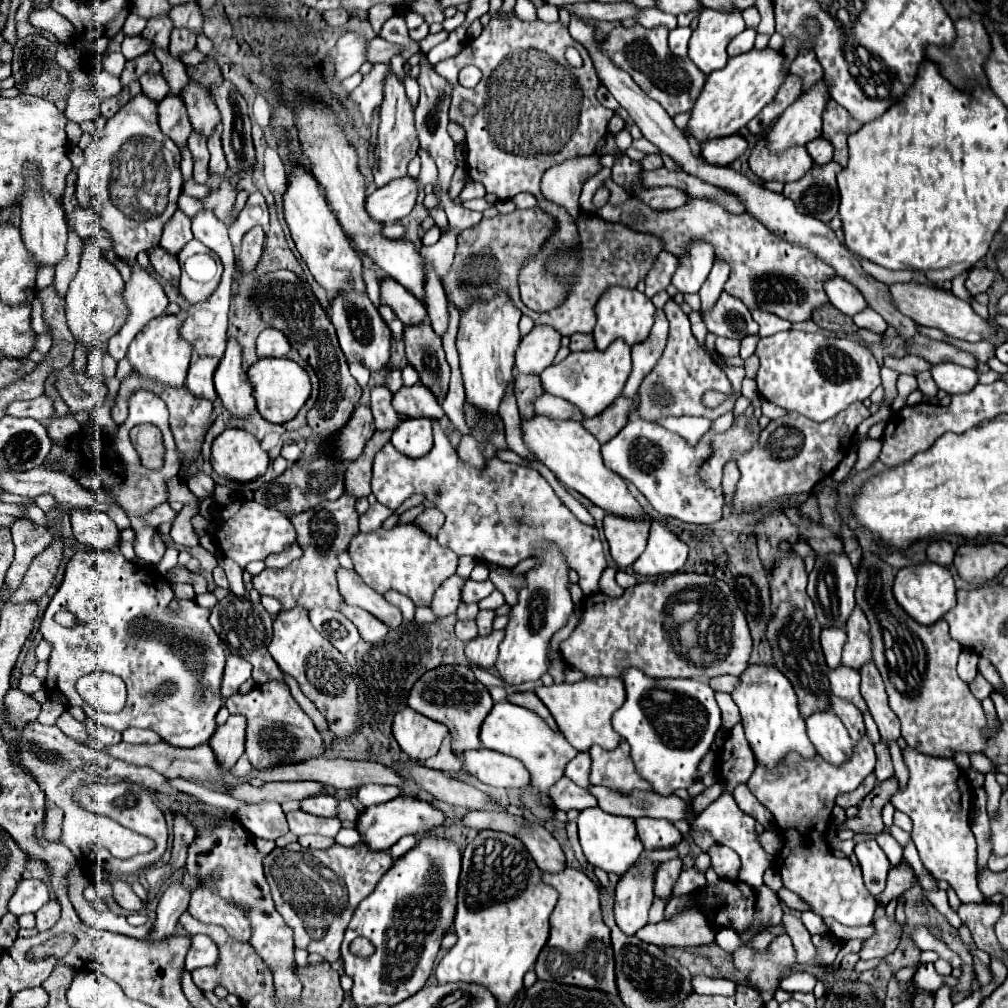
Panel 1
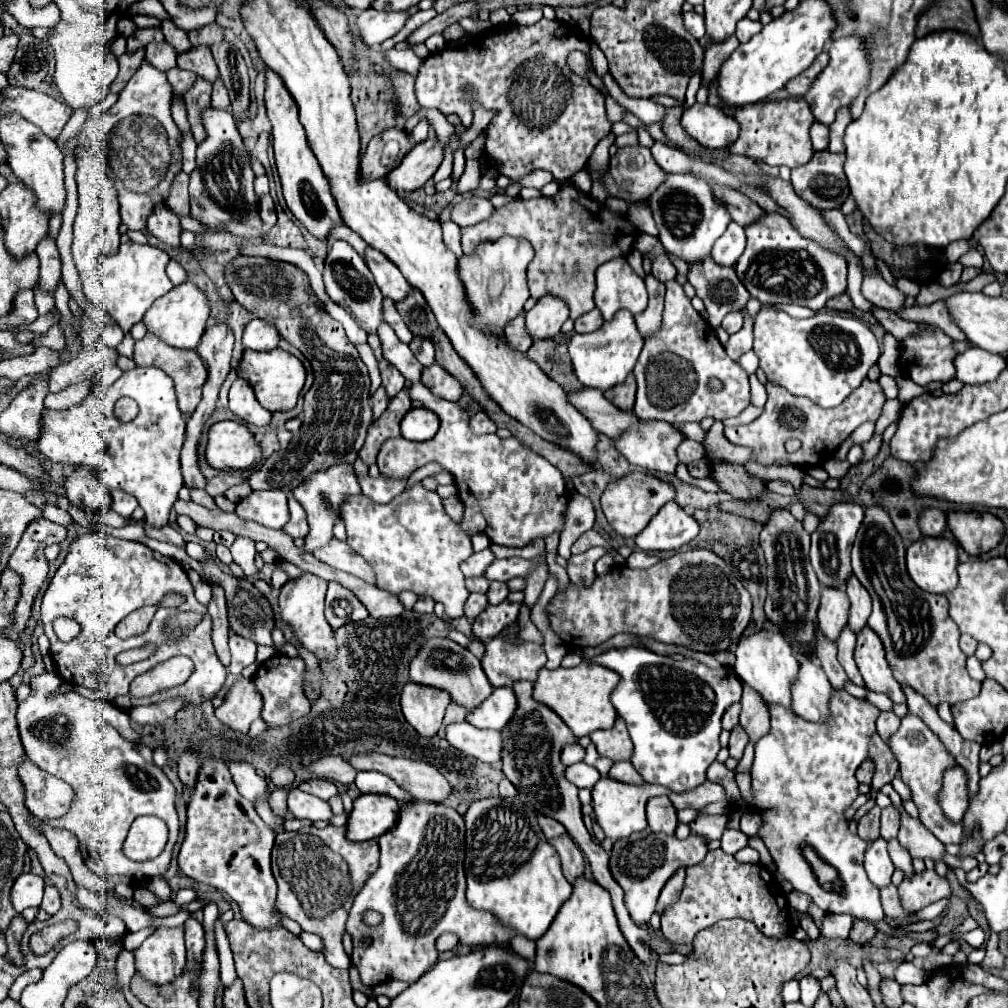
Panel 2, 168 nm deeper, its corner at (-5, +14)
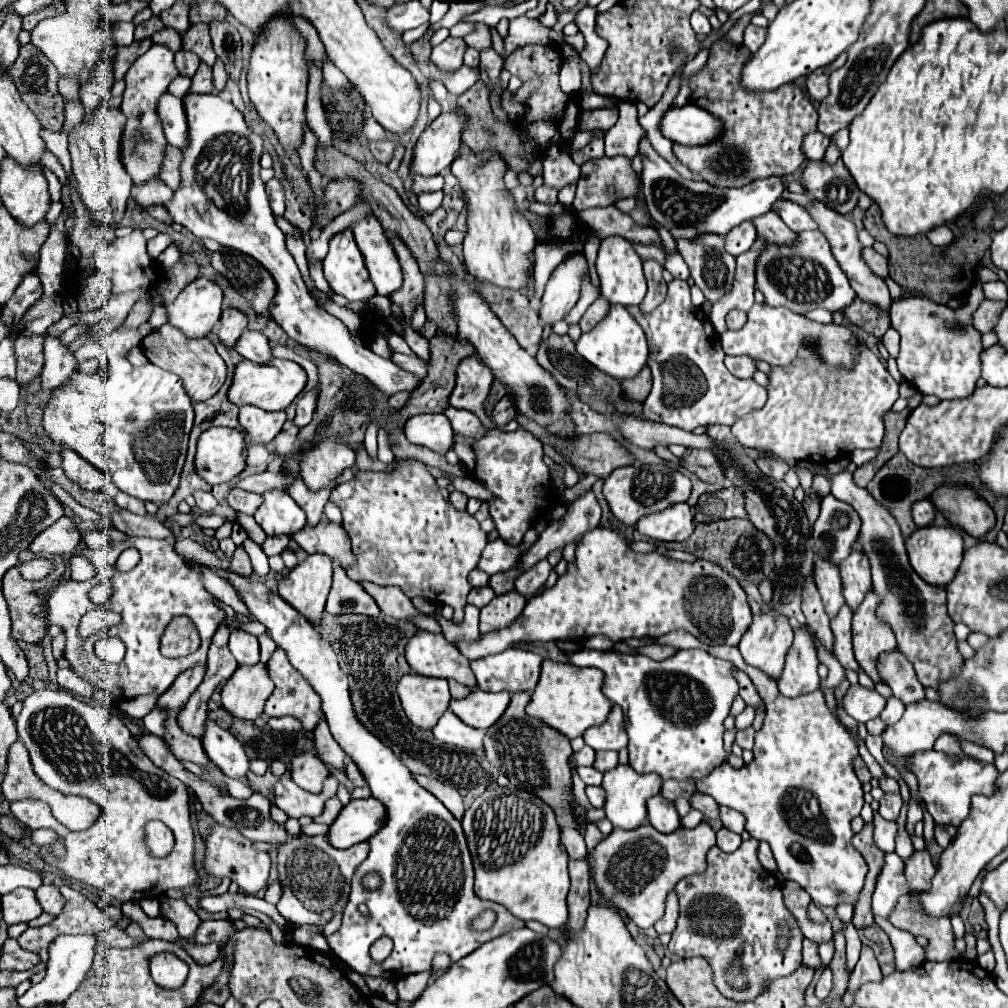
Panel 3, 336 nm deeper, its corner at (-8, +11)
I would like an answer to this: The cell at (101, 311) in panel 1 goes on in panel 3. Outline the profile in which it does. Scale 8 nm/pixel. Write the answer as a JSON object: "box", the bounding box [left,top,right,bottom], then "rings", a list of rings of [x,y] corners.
{"box":[68,98,132,224],"rings":[[[108,98],[100,102],[96,114],[90,120],[82,120],[68,134],[72,170],[78,182],[78,194],[90,218],[96,224],[118,222],[124,214],[126,200],[130,196],[132,178],[120,160],[120,138],[124,132],[124,124],[126,124],[126,116],[120,112],[120,108],[112,106]]]}

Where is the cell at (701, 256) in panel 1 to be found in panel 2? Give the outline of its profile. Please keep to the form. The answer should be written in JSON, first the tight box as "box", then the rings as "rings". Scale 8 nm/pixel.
{"box":[649,175,731,265],"rings":[[[669,175],[667,185],[661,185],[649,199],[653,219],[659,227],[659,239],[667,253],[693,265],[711,255],[715,241],[725,233],[731,217],[711,193],[711,187],[691,175]]]}

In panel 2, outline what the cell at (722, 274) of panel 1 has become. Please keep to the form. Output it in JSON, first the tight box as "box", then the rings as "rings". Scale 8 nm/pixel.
{"box":[711,221,745,267],"rings":[[[731,221],[727,231],[715,243],[715,247],[711,251],[711,257],[717,265],[733,267],[737,263],[737,259],[741,257],[743,249],[745,249],[745,231],[743,231],[741,225]]]}

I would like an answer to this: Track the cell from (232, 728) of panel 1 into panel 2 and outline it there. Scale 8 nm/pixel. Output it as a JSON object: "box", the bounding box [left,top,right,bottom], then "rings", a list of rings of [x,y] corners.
{"box":[215,679,261,733],"rings":[[[239,679],[225,697],[225,703],[215,709],[217,719],[233,731],[247,733],[249,725],[261,715],[261,697],[251,679]]]}

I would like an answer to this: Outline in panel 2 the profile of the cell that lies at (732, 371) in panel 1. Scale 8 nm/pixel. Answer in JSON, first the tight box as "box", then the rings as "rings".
{"box":[725,311,753,361],"rings":[[[743,311],[743,317],[745,317],[743,329],[739,333],[731,335],[725,345],[725,351],[733,361],[737,361],[743,353],[753,349],[753,319],[747,315],[747,311]]]}

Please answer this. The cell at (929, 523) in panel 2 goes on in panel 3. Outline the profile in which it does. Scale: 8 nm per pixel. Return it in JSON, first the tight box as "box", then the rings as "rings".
{"box":[912,500,934,528],"rings":[[[918,500],[918,502],[914,502],[914,506],[912,506],[912,518],[914,518],[914,524],[920,526],[920,528],[932,524],[932,520],[934,520],[934,506],[932,506],[932,502],[930,500]]]}

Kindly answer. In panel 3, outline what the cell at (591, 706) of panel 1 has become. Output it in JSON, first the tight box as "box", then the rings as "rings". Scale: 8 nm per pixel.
{"box":[526,658,612,738],"rings":[[[546,658],[542,662],[540,682],[532,694],[530,704],[526,706],[526,714],[542,720],[566,738],[576,738],[582,736],[586,728],[606,722],[610,706],[612,702],[602,696],[602,672],[598,672],[598,668],[578,668]]]}

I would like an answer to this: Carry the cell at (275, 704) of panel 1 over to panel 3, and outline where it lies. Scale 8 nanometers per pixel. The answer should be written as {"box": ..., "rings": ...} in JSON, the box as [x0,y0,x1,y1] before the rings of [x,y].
{"box":[264,648,322,730],"rings":[[[276,648],[272,658],[268,660],[268,672],[270,672],[276,688],[270,694],[270,698],[266,700],[264,714],[266,716],[294,716],[294,718],[298,718],[302,722],[302,726],[306,730],[314,730],[320,724],[320,720],[322,720],[322,710],[320,710],[318,694],[314,692],[314,688],[310,688],[308,680],[288,662],[286,654],[282,652],[282,648]]]}

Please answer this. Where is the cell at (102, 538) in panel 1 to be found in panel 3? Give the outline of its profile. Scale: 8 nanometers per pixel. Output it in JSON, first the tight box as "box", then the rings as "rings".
{"box":[62,448,106,490],"rings":[[[62,448],[62,470],[72,482],[76,482],[84,490],[104,490],[106,474],[102,470],[96,470],[90,462],[86,462],[70,448]]]}

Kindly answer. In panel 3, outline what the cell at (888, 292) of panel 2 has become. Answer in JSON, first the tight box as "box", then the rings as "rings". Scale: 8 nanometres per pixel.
{"box":[890,298,982,400],"rings":[[[928,298],[894,300],[890,308],[892,328],[900,334],[900,352],[896,356],[900,374],[922,394],[934,394],[940,400],[968,398],[980,380],[982,334],[972,324],[974,308],[970,304],[952,308]]]}

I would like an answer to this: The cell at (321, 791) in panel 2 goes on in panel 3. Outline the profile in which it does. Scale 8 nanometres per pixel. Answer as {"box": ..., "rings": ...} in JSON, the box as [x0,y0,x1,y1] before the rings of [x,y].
{"box":[290,752,328,794],"rings":[[[302,752],[290,760],[290,774],[300,788],[318,794],[322,790],[324,778],[328,776],[328,768],[316,754]]]}

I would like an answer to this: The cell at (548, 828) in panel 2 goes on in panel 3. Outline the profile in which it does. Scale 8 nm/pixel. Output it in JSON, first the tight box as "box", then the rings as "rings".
{"box":[562,826,588,860],"rings":[[[562,826],[562,844],[566,846],[570,860],[586,860],[588,850],[584,844],[584,836],[574,826]]]}

